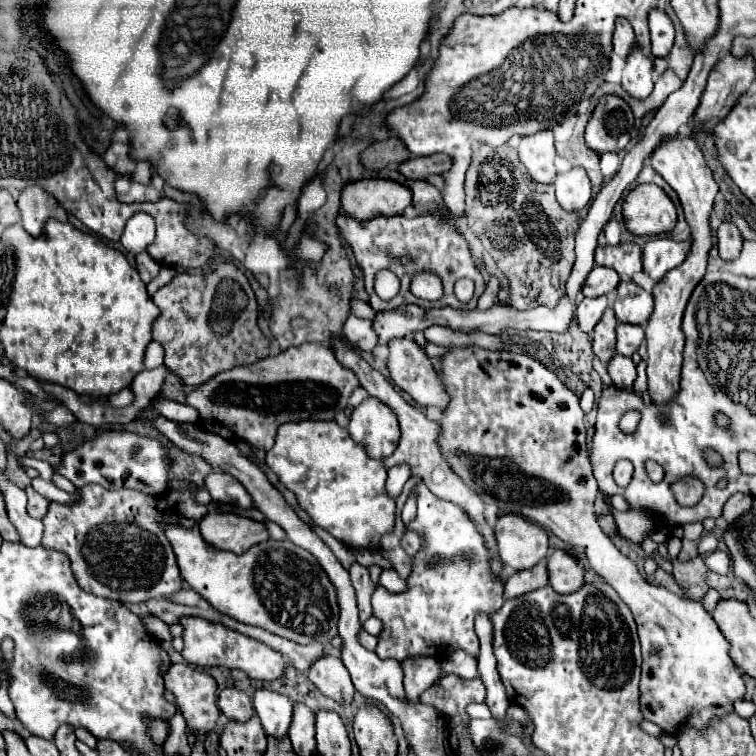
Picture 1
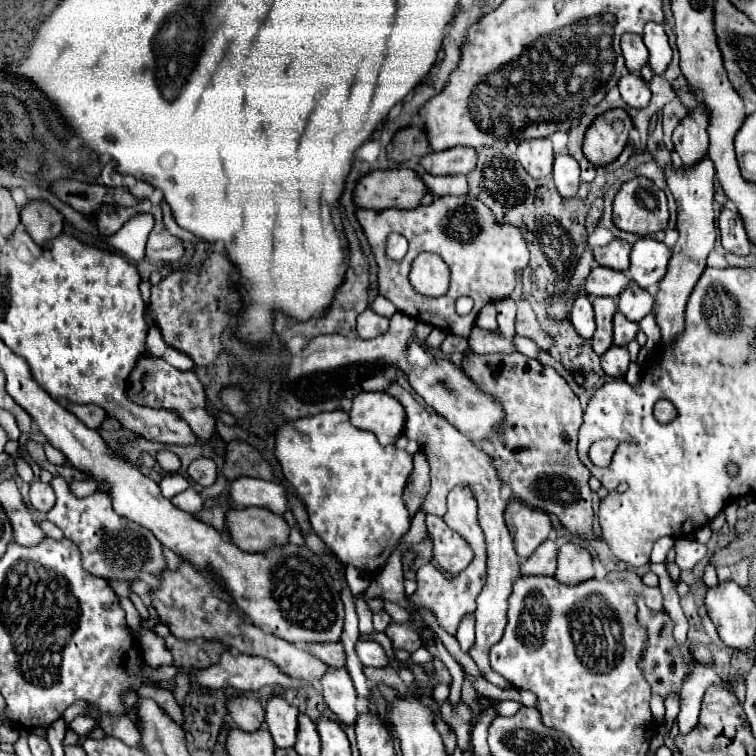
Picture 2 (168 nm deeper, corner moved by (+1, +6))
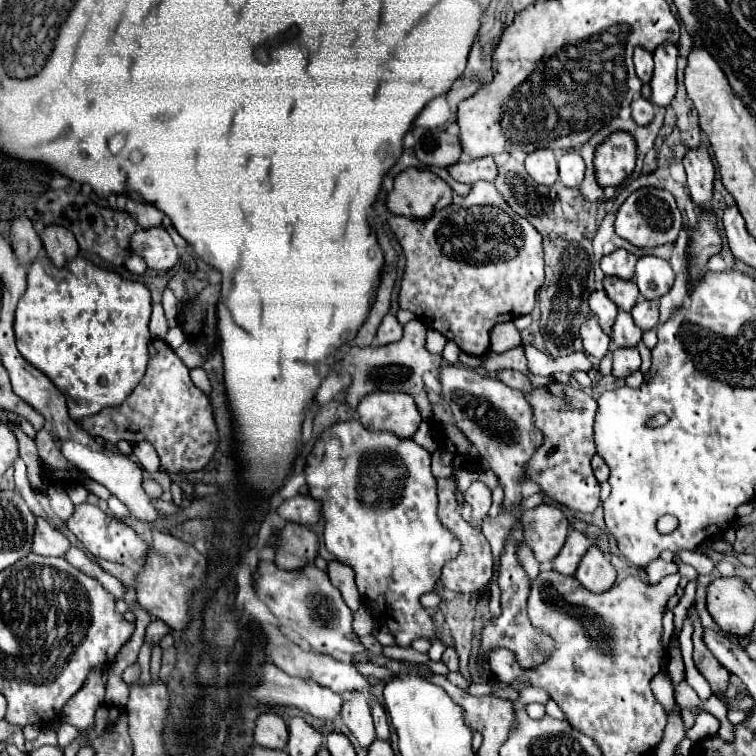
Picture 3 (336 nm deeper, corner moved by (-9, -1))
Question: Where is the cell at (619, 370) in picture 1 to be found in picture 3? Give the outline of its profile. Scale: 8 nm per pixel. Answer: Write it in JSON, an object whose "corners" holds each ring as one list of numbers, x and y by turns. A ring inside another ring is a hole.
{"corners":[[625,347,625,349,615,349,613,351,613,375,617,379,625,379,631,373,635,373,641,365,639,351,635,347]]}

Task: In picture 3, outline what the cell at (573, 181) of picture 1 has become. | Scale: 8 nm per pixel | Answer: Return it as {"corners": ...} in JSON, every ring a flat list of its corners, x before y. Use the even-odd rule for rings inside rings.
{"corners":[[567,153,559,157,559,177,567,187,579,187,583,181,585,163,579,153]]}

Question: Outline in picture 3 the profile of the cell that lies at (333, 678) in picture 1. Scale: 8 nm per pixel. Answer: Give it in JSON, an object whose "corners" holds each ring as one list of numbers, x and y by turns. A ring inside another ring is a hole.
{"corners":[[359,691,353,693,351,699,347,699,343,703,341,717,343,717,343,723,349,727,349,731,357,737,359,745,363,749,367,749,371,745,371,741,375,739,375,729,373,729,373,719,369,713,367,697]]}

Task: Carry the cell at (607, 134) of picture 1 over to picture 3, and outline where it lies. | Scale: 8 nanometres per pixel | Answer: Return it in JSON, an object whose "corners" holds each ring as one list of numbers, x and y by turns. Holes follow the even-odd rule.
{"corners":[[615,131,595,151,595,177,601,187,617,187,635,169,637,143,631,133]]}

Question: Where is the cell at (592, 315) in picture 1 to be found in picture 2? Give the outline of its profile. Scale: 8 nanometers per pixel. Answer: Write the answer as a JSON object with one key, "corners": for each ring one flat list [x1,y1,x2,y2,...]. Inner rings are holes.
{"corners":[[579,296,575,300,573,310,571,310,571,324,583,340,593,338,593,334,595,334,595,316,593,316,593,306,591,306,589,296]]}

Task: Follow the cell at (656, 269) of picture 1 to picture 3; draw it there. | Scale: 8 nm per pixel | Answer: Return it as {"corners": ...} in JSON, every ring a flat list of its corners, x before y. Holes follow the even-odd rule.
{"corners":[[645,255,637,261,633,281,637,283,643,299,659,299,673,287,675,273,673,273,669,261,665,261,661,257]]}

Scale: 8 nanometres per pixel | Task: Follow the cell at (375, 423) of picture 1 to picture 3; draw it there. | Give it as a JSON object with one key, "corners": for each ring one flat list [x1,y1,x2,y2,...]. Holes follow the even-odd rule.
{"corners":[[371,393,357,411,365,429,397,433,403,439,411,439,421,423,415,401,405,393]]}

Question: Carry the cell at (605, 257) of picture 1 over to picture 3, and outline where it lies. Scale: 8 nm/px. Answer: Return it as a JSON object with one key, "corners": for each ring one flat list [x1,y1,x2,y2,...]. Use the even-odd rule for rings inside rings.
{"corners":[[617,249,601,259,601,269,605,275,613,275,619,279,633,279,635,263,637,257,633,253,629,253,627,249]]}

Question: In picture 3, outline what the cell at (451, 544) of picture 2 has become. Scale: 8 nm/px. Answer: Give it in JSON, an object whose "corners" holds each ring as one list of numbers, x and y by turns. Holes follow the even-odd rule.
{"corners":[[439,479,437,481,439,485,439,521,441,525,445,525,451,533,455,533,455,537,459,537,461,541,461,551,457,553,455,559,447,561,443,565,443,573,441,573,441,583,443,587,455,591,455,593,477,593,481,589,485,589,489,585,489,579,491,579,491,567,493,567,493,561,491,561,491,547,487,543,487,539,483,537,483,533,479,533,477,529,473,529,459,513,457,513,457,501,455,501,455,495,453,495,453,481,451,479]]}

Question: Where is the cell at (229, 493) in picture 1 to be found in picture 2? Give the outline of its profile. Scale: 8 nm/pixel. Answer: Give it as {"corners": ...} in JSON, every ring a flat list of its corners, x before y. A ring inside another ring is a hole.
{"corners":[[239,478,231,484,231,498,239,508,267,508,275,514,289,510,287,492,279,482,267,482,259,478]]}

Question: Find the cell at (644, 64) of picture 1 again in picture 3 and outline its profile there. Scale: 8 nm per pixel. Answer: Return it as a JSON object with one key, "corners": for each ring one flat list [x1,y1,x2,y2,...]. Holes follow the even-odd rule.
{"corners":[[641,95,635,97,635,101,631,101,631,111,637,125,647,125,655,117,655,105,651,105,651,101,643,99]]}

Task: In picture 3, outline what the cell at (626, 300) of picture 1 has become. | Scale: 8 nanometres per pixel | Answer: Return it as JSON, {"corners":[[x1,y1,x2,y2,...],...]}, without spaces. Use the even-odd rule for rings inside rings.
{"corners":[[647,299,639,301,635,305,635,309,631,309,631,317,633,317,635,325,641,327,643,331,655,329,655,325,659,321,659,305,657,305,657,301,647,301]]}

